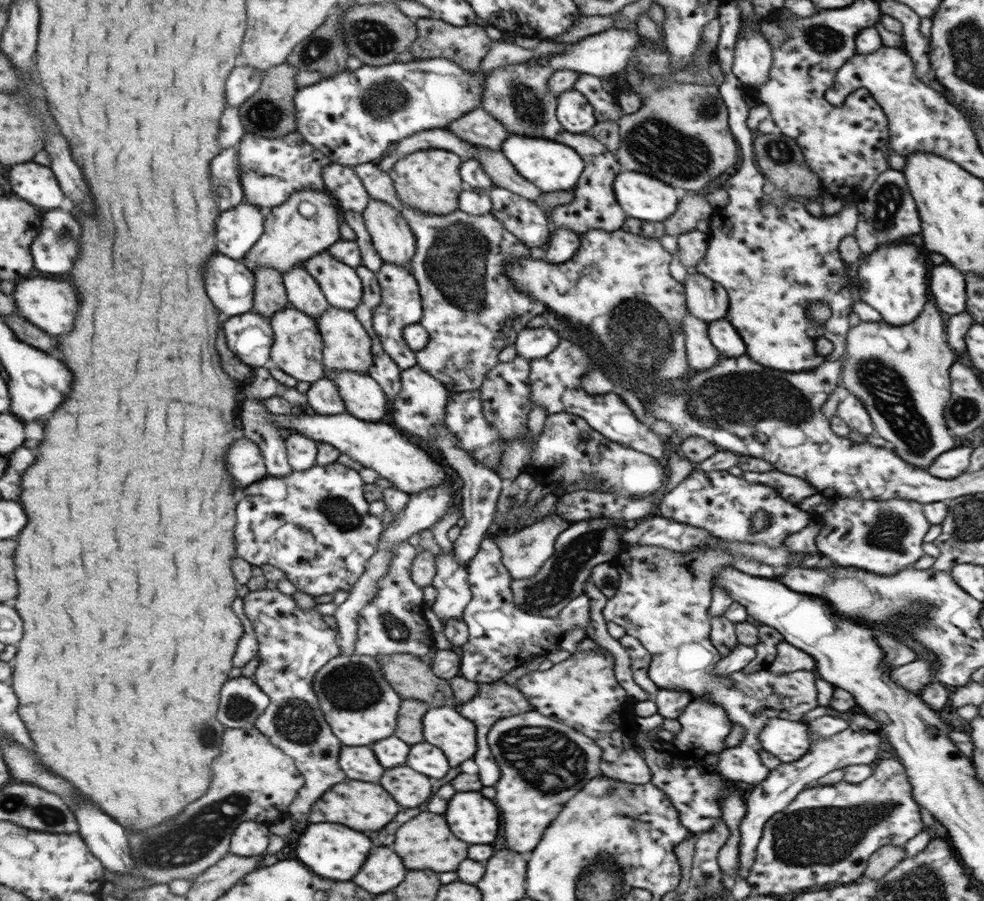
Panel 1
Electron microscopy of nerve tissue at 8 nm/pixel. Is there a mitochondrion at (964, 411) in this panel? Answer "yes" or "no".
yes

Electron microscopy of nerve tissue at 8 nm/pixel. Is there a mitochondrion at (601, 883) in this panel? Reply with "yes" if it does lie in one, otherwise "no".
yes

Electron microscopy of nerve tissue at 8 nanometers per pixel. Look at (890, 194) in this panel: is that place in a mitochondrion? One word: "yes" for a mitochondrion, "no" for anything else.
yes

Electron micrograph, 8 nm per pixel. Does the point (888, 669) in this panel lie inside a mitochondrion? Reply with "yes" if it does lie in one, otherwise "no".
no

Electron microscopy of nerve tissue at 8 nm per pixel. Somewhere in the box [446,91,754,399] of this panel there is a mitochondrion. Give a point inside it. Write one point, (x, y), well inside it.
(654, 144)

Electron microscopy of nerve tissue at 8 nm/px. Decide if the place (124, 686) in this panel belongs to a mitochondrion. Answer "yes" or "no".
no

